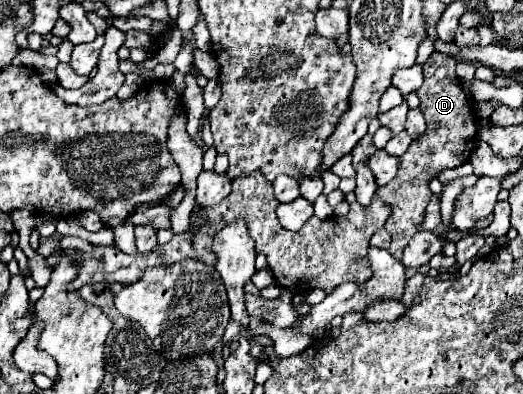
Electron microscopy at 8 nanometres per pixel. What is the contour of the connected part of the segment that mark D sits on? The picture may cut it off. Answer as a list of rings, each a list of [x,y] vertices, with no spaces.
[[[434,51],[428,61],[422,65],[424,67],[424,83],[418,89],[420,97],[420,109],[426,117],[428,129],[424,135],[412,141],[408,151],[400,157],[400,169],[394,181],[390,181],[386,187],[380,187],[376,193],[380,199],[392,209],[388,221],[386,221],[386,231],[392,235],[392,245],[390,253],[400,259],[406,243],[422,231],[422,215],[426,211],[426,205],[430,201],[430,189],[428,181],[434,179],[442,169],[446,167],[456,167],[468,161],[470,151],[466,149],[466,115],[470,113],[476,120],[476,112],[473,103],[467,98],[460,85],[456,73],[452,73],[452,57],[446,53]]]

